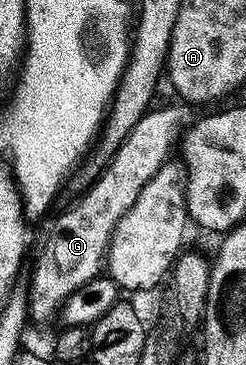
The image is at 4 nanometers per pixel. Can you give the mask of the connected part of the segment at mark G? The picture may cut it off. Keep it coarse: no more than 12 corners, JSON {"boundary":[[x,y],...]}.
{"boundary":[[190,108],[146,111],[54,221],[27,286],[34,324],[102,274],[115,225],[170,162]]}

